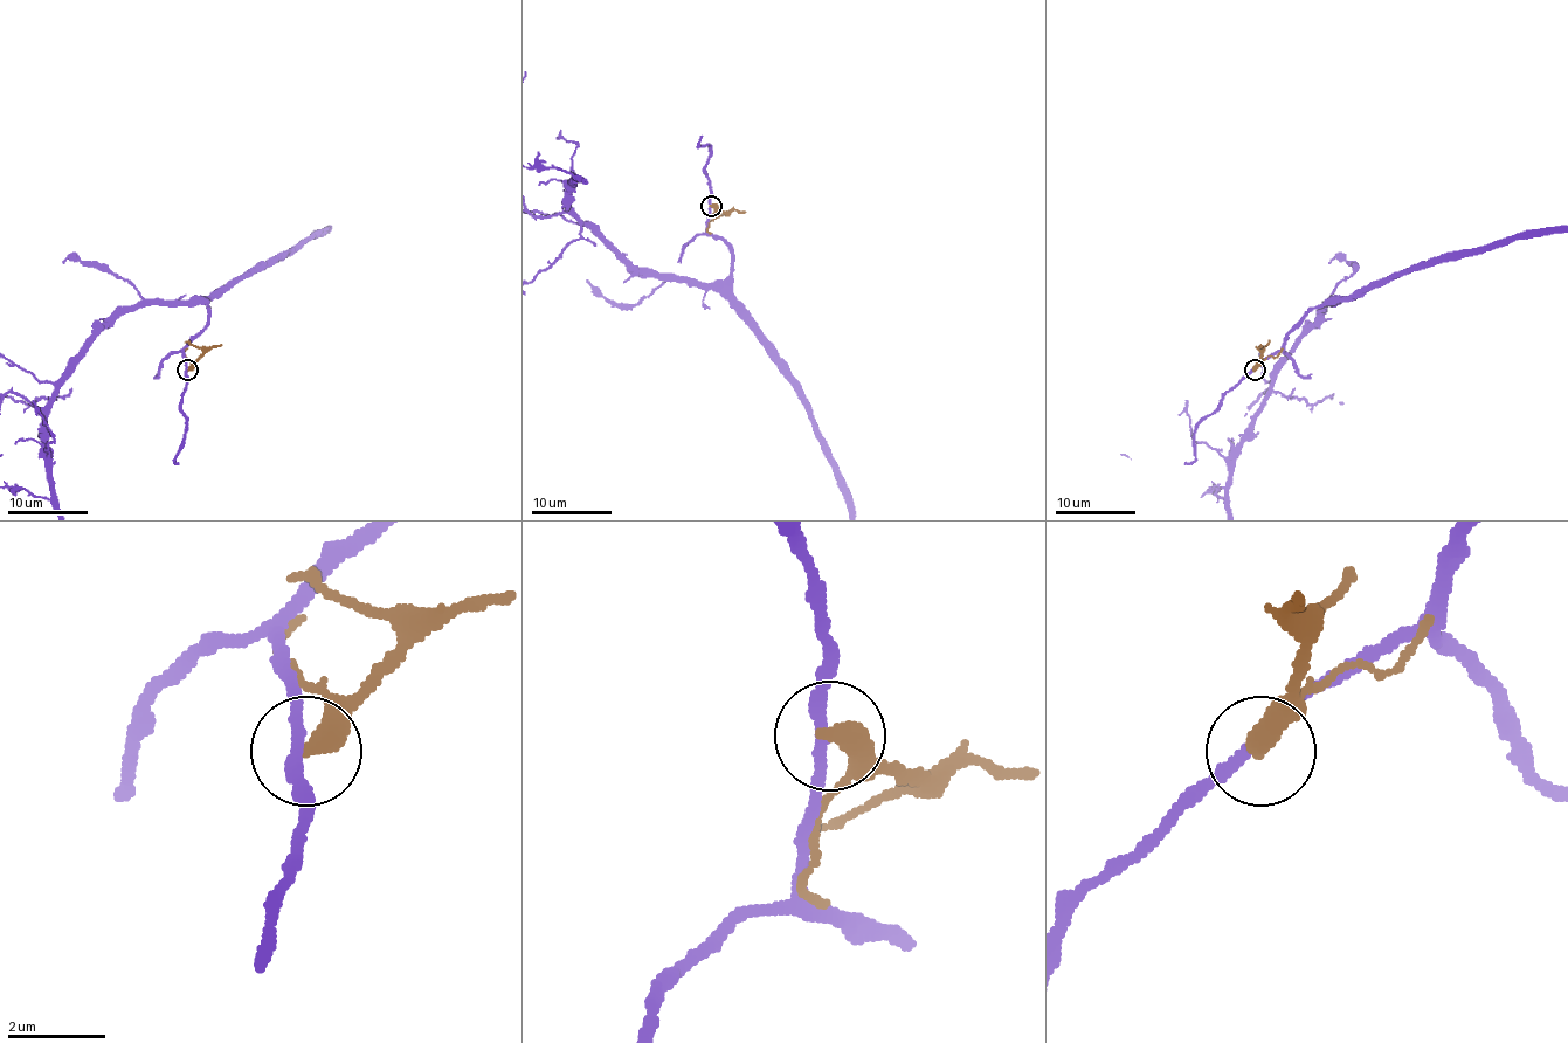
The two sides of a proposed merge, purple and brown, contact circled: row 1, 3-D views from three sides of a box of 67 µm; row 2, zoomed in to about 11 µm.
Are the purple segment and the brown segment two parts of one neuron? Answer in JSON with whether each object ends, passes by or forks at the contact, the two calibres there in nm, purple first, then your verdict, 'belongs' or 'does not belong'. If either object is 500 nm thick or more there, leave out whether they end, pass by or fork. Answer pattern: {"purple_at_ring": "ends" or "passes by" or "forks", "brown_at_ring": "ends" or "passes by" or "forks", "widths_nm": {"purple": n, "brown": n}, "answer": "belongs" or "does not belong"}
{"purple_at_ring": "passes by", "brown_at_ring": "ends", "widths_nm": {"purple": 240, "brown": 480}, "answer": "does not belong"}

